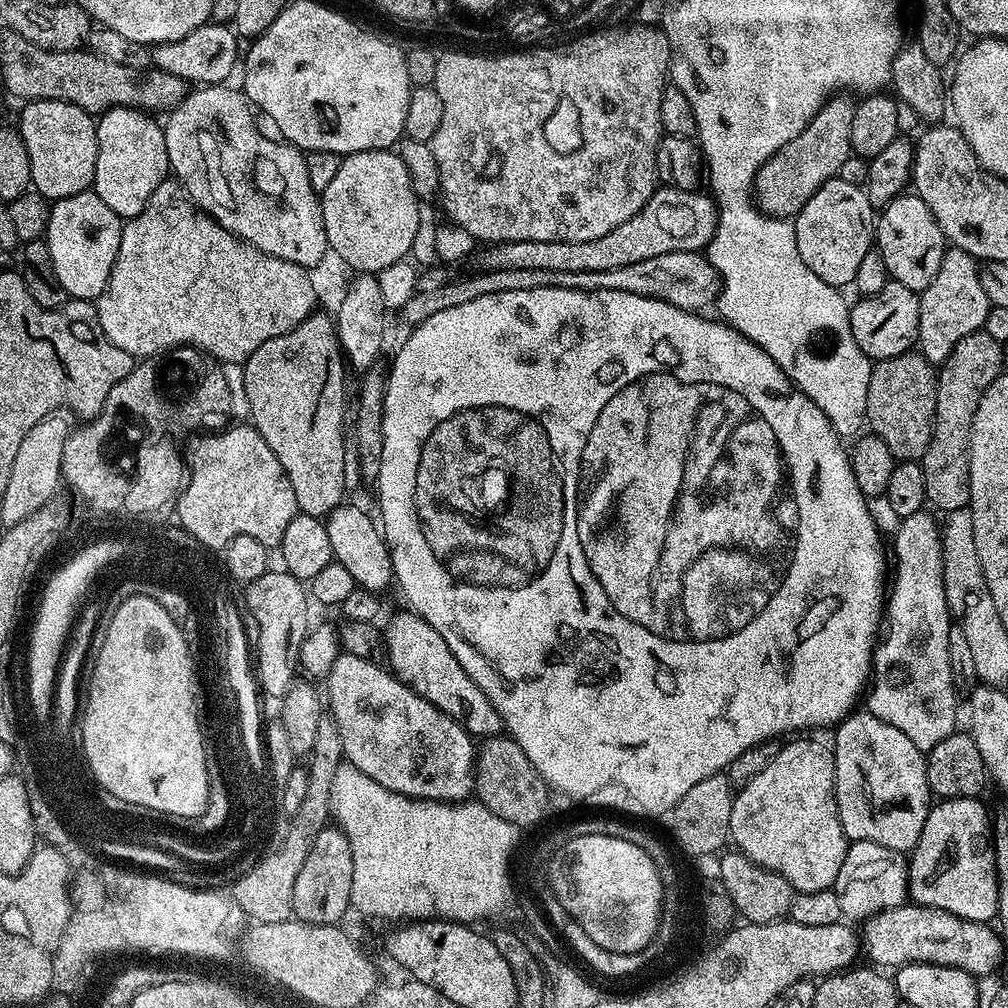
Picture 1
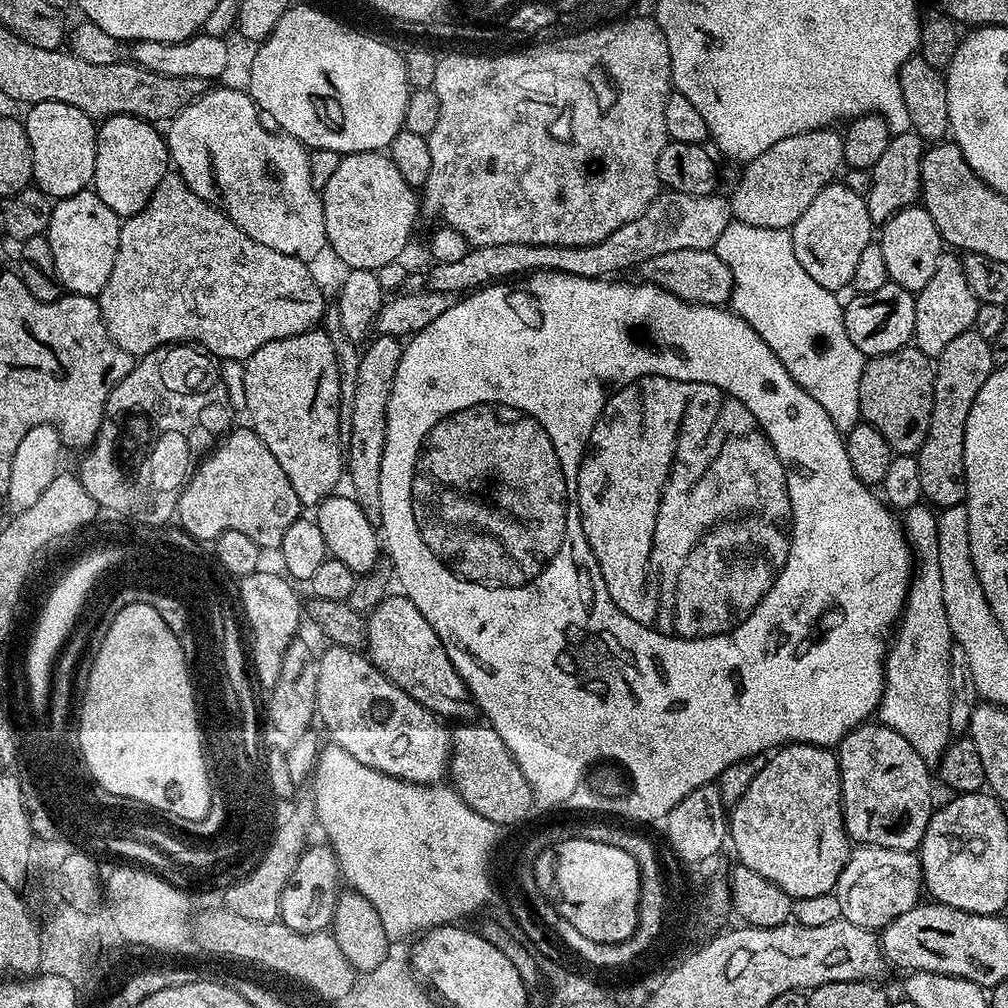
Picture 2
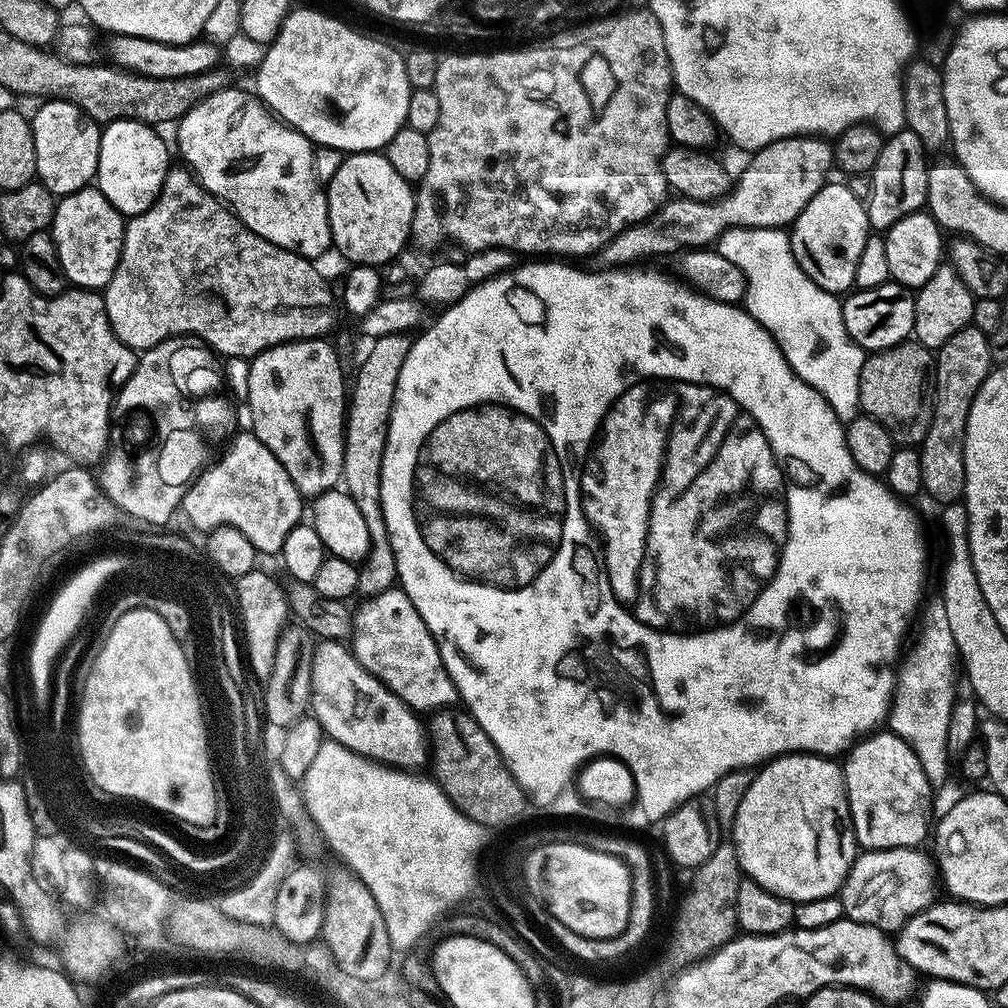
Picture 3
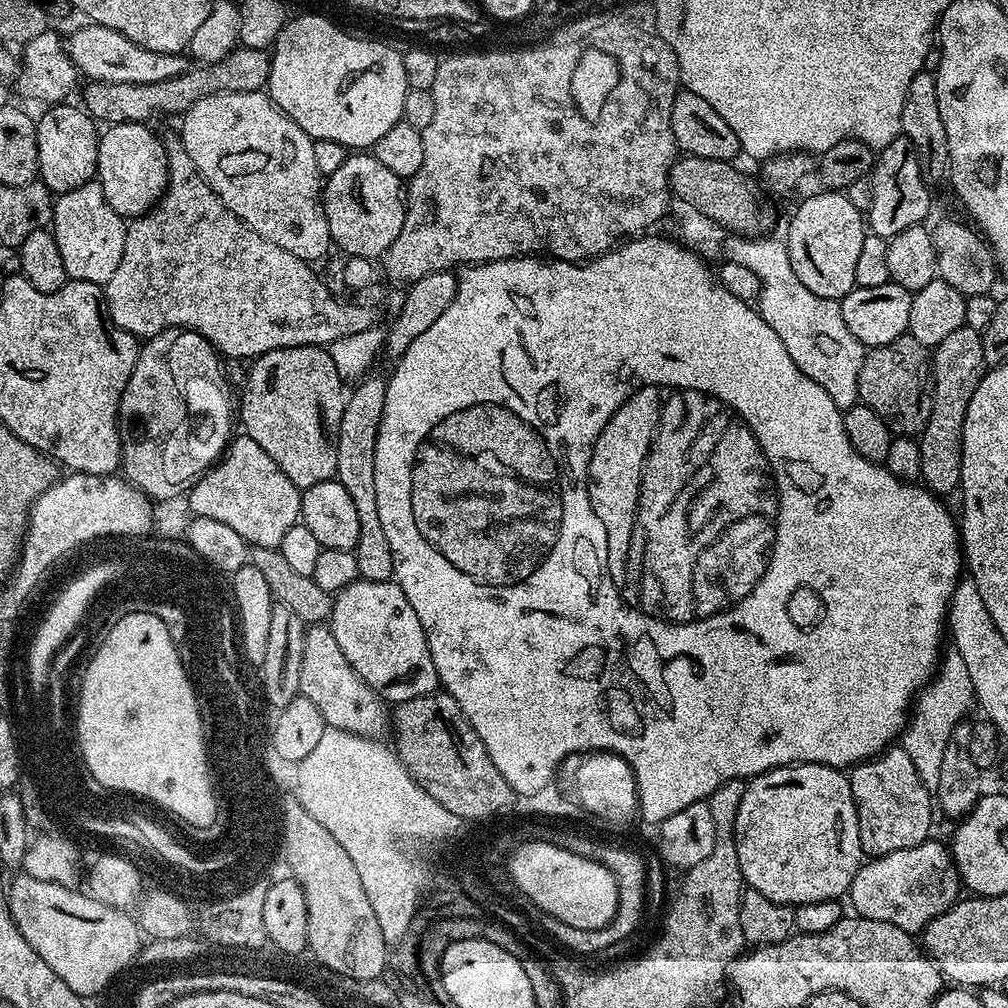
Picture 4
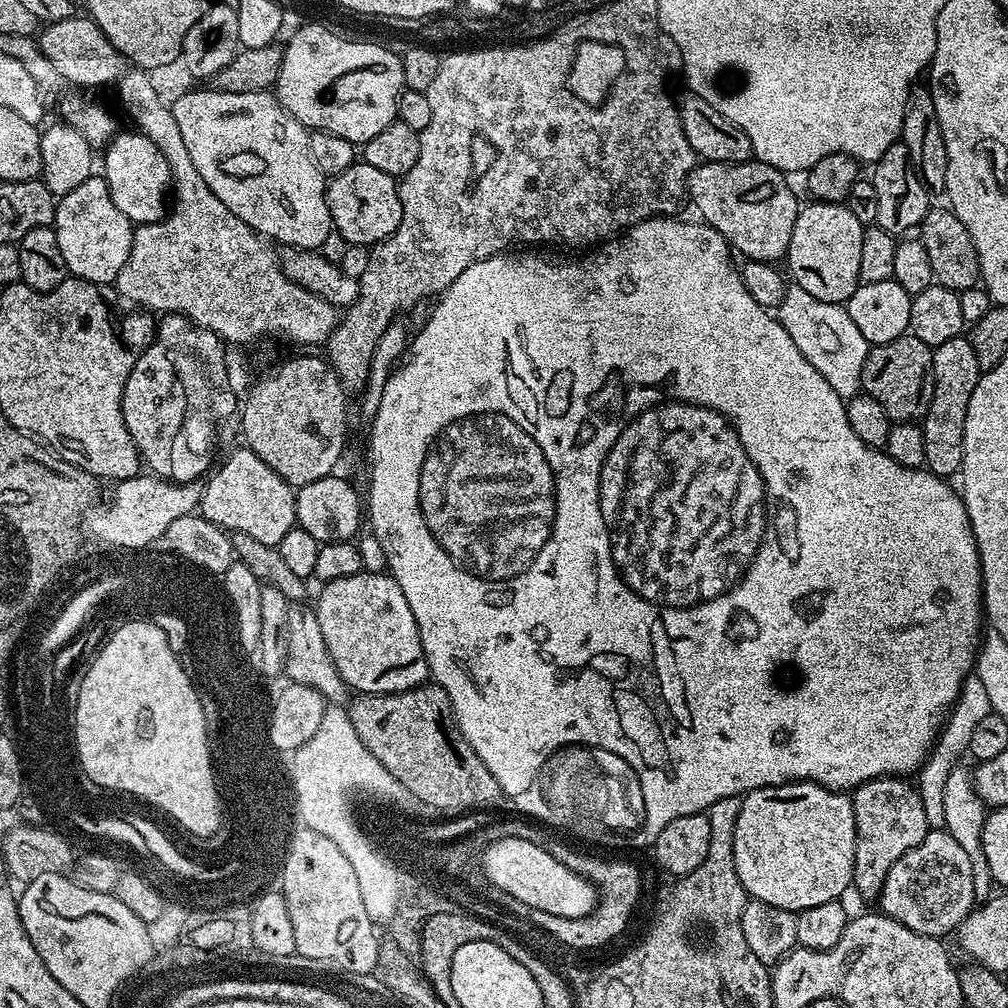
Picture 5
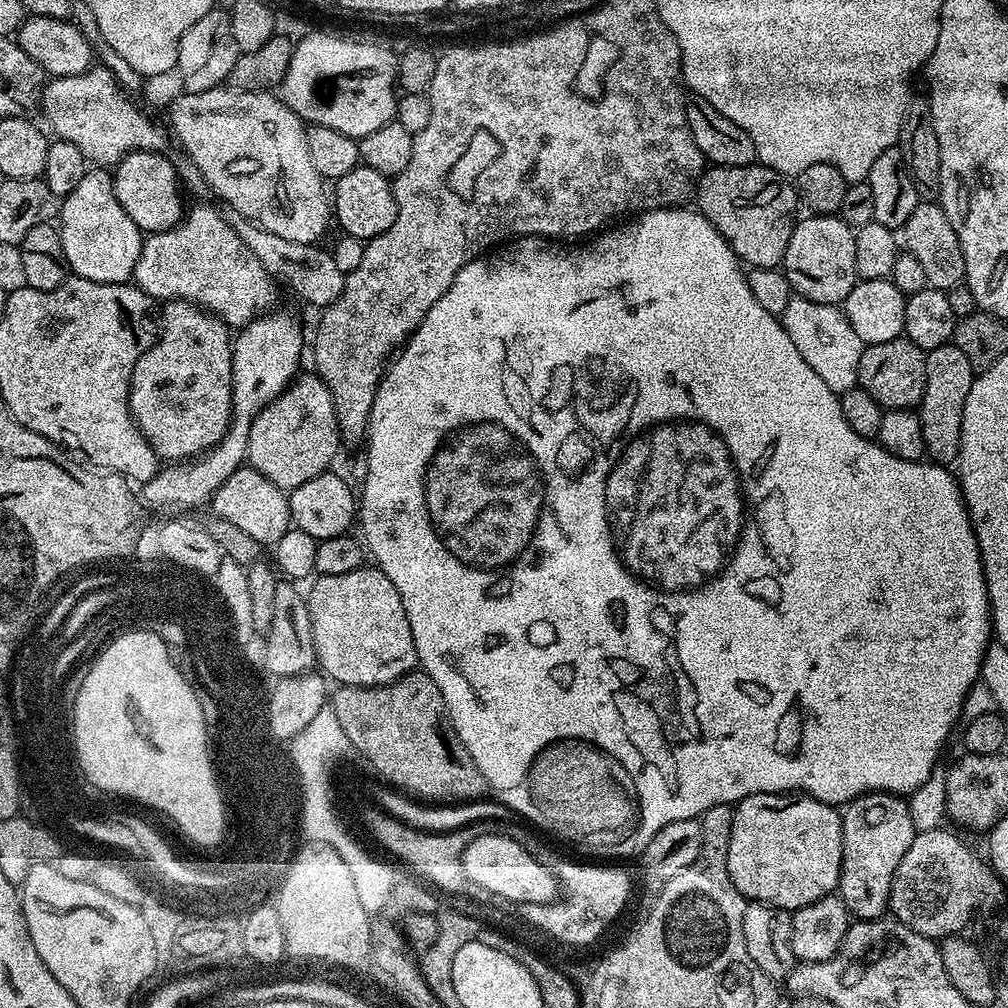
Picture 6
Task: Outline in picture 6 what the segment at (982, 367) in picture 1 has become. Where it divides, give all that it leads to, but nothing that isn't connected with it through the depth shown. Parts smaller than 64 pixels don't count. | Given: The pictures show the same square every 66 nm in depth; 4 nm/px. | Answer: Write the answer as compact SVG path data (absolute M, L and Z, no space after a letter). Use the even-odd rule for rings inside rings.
M951 342L938 346L926 353L926 390L918 405L922 422L922 438L924 451L929 461L945 466L951 465L960 455L960 439L962 438L962 410L966 410L966 394L970 394L970 386L974 379L974 370Z

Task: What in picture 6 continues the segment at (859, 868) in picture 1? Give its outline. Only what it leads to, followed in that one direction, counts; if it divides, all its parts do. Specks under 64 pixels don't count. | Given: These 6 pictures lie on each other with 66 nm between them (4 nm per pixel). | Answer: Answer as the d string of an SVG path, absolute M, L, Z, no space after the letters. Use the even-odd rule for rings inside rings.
M941 826L925 833L917 832L892 883L891 915L910 930L929 938L963 933L972 920L972 912L988 912L998 907L1004 896L1005 885L992 871L991 863L980 861L946 829Z

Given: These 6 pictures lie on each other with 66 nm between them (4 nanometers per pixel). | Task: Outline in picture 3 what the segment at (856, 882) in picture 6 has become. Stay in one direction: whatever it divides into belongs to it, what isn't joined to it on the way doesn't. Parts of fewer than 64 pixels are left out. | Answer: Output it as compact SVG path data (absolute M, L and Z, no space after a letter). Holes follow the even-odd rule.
M878 730L865 738L857 739L856 743L848 749L842 760L844 769L844 781L846 782L846 794L848 795L848 809L852 815L852 829L856 835L856 843L861 849L881 852L883 848L915 848L923 845L923 840L930 836L930 824L928 828L928 819L932 816L932 795L934 789L927 781L926 773L922 770L922 765L918 760L914 750L900 736L896 736L891 730Z

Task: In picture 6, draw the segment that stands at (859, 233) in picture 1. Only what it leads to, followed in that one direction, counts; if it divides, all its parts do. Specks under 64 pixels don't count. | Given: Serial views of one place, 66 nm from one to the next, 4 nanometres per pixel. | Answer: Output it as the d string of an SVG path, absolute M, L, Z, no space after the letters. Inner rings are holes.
M805 215L790 234L782 271L797 297L819 304L843 305L858 282L854 266L856 233L839 215Z

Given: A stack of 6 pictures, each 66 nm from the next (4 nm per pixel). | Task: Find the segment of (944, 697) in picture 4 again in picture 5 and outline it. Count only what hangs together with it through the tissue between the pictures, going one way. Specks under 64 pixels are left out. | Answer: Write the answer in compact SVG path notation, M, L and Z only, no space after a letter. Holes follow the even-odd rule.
M975 672L969 673L961 684L956 700L945 717L933 748L916 774L916 778L918 778L916 789L919 797L922 798L924 815L926 815L929 831L943 831L945 829L946 817L943 797L948 775L950 775L956 765L959 765L960 756L963 757L965 755L974 727L978 726L983 718L989 716L991 709L990 698L987 697L986 690L983 689L982 680L978 678Z

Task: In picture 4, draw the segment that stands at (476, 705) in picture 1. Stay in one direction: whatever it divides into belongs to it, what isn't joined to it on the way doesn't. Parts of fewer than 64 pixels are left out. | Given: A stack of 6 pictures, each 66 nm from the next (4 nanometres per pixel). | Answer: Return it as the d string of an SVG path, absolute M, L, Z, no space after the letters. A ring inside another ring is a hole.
M358 579L335 593L330 627L338 650L346 654L346 662L354 666L358 678L389 705L422 698L441 687L422 622L418 622L418 614L414 614L414 606L410 606L400 585L392 580L370 582Z

